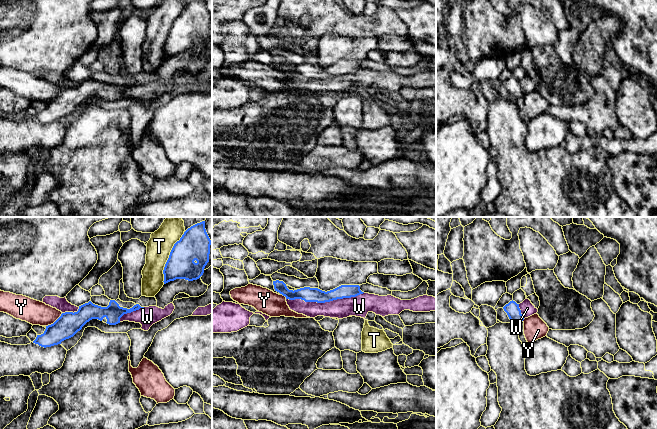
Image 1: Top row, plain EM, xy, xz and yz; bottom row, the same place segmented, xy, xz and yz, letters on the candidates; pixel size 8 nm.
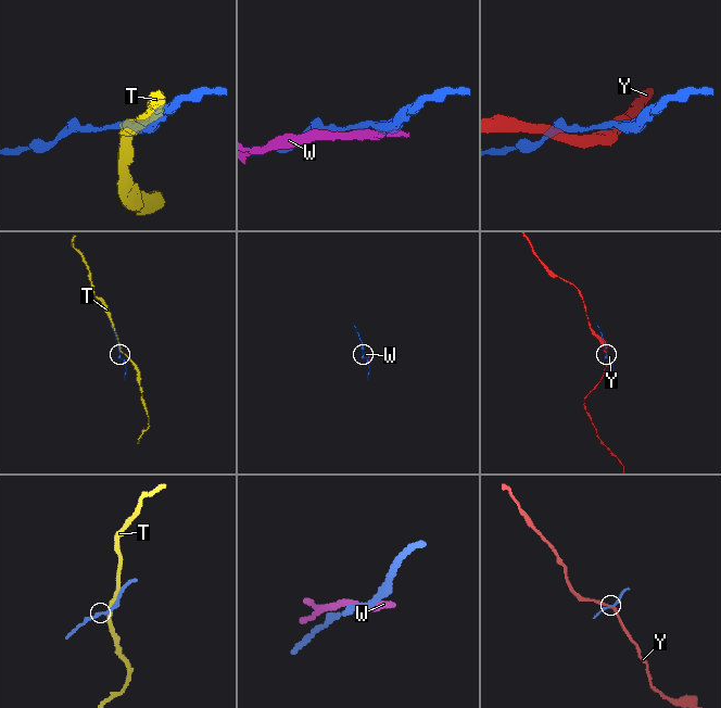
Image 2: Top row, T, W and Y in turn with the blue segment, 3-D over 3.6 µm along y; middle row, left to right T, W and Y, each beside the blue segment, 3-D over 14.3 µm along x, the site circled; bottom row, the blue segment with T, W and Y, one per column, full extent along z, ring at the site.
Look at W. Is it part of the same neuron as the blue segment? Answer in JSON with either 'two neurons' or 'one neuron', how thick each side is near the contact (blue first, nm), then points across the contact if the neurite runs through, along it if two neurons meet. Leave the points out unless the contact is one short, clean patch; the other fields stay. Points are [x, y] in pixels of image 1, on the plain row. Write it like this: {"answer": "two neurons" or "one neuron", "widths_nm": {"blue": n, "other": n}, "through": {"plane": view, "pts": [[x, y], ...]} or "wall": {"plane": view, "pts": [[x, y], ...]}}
{"answer": "two neurons", "widths_nm": {"blue": 120, "other": 160}}

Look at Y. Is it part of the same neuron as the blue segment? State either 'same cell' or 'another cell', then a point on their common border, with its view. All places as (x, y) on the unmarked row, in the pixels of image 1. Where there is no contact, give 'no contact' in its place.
another cell | xy (55, 97)

